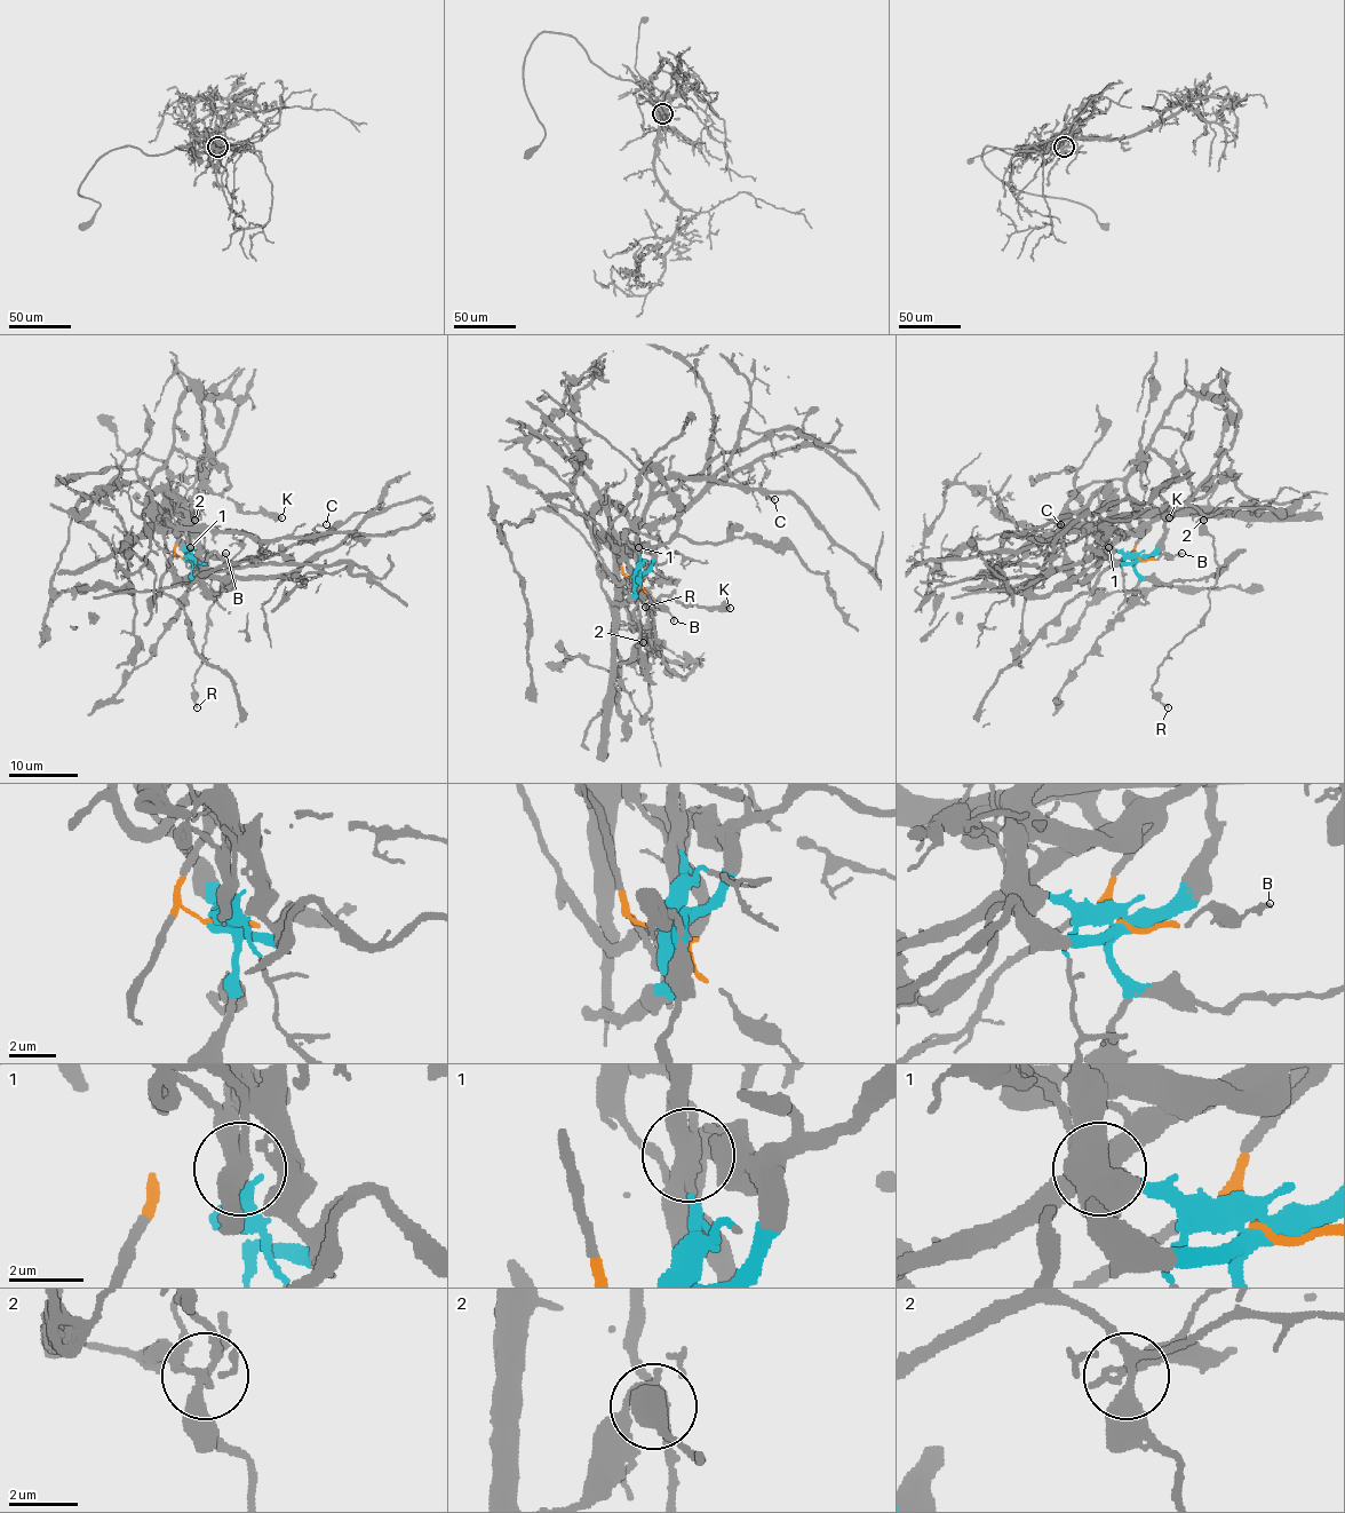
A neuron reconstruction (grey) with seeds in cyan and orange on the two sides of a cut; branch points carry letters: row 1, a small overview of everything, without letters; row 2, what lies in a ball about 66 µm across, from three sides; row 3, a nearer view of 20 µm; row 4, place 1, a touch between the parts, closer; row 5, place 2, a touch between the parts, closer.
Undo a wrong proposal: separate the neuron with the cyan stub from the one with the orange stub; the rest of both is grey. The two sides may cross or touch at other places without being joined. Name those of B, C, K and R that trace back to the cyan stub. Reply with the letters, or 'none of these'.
C, K

